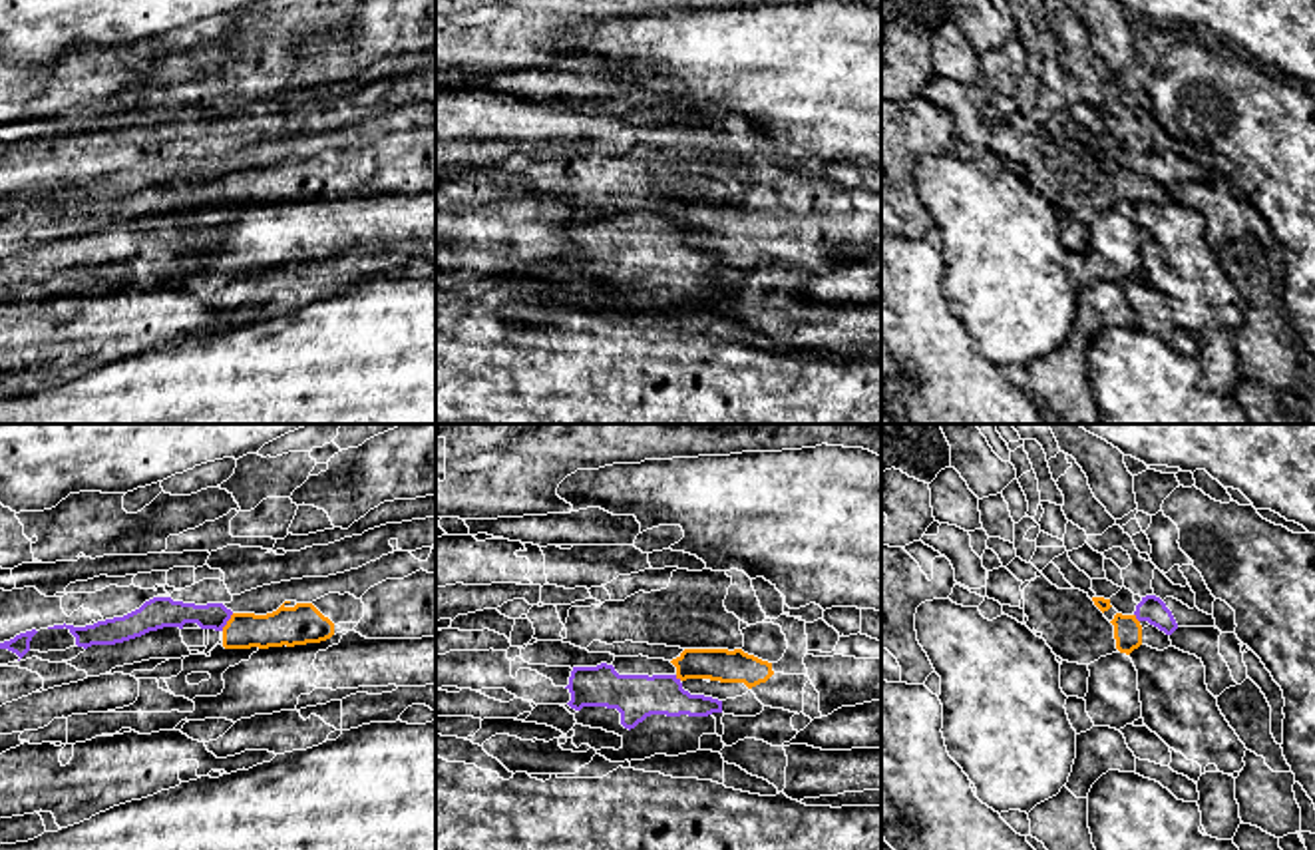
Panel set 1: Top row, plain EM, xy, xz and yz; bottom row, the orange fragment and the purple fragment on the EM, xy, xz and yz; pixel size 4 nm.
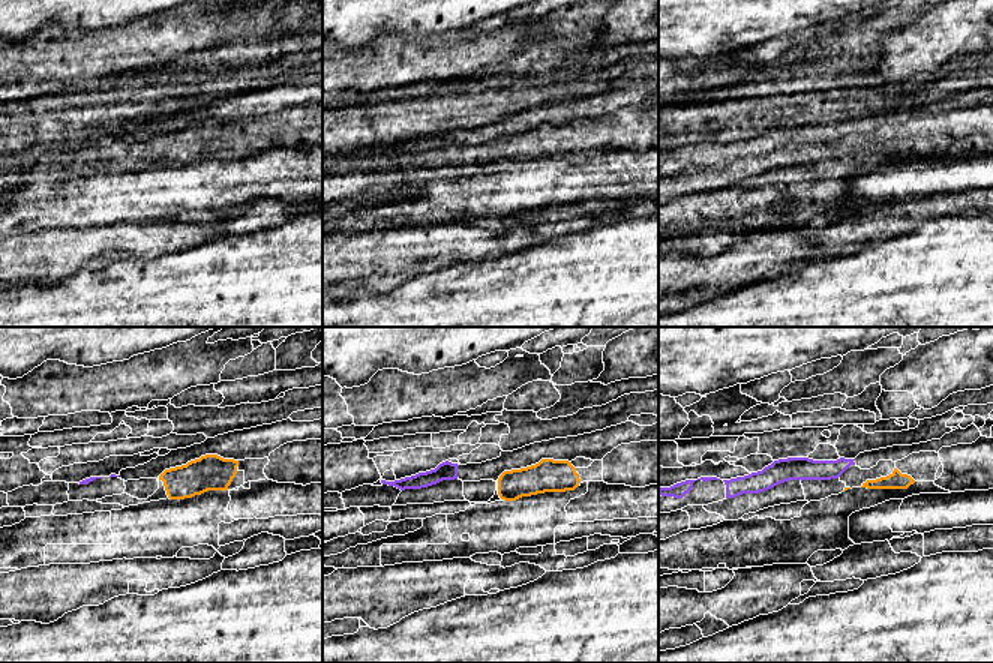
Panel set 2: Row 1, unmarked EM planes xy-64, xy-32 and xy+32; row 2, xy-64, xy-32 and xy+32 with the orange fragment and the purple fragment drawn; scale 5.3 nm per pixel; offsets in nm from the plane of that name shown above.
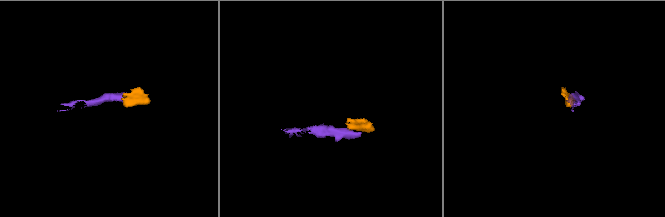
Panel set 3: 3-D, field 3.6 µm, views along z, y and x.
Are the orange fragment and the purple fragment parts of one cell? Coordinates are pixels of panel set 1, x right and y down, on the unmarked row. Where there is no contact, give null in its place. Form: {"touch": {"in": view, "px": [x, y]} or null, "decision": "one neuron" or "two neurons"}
{"touch": {"in": "xy", "px": [227, 176]}, "decision": "two neurons"}

